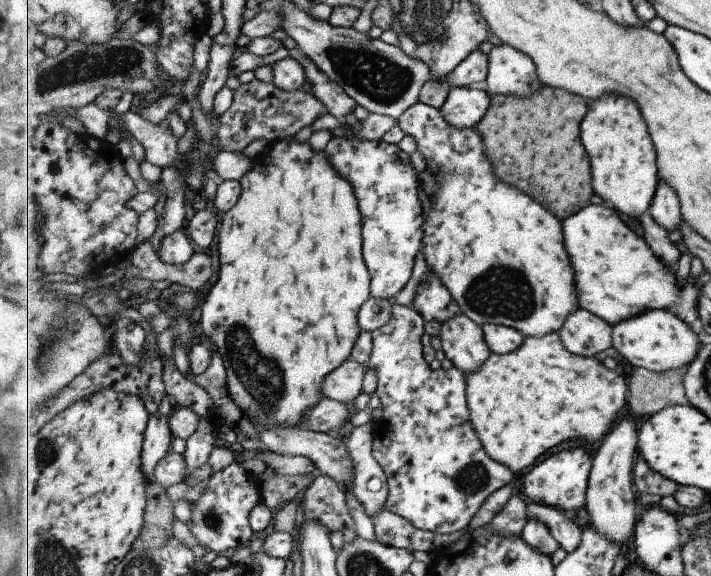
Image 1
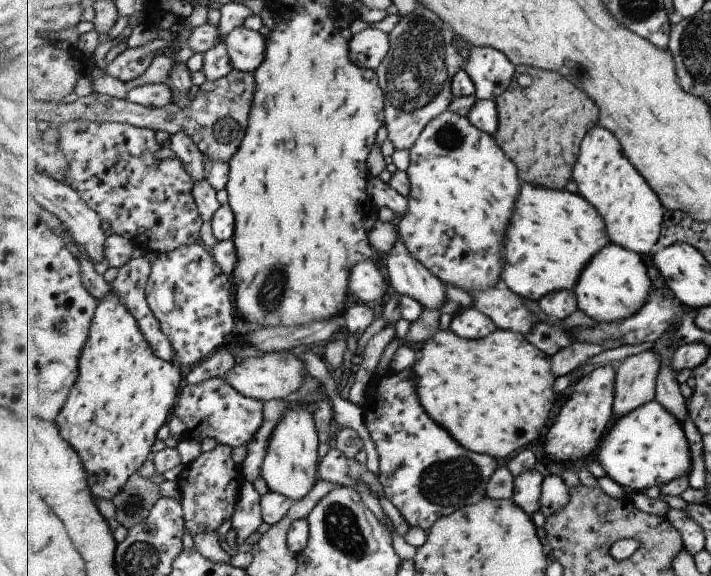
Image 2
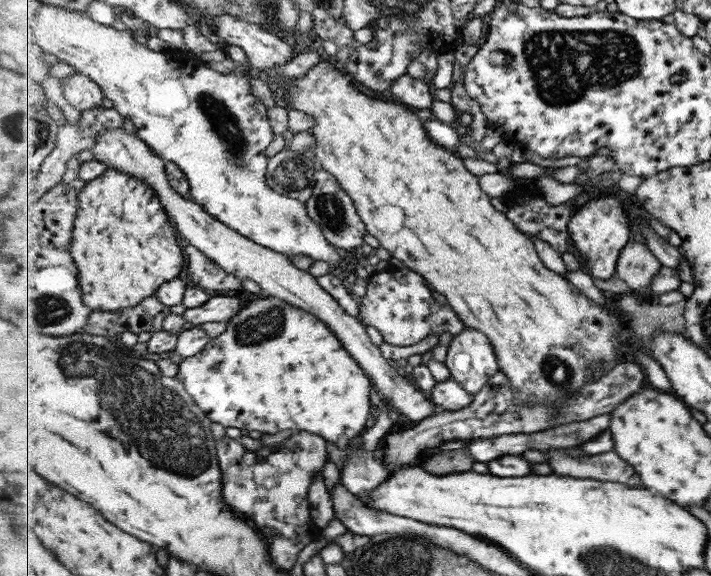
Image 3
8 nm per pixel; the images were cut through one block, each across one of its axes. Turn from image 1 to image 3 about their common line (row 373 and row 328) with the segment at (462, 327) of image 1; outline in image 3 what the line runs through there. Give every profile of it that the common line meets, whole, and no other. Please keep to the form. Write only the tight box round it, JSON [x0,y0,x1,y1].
[444,327,500,396]

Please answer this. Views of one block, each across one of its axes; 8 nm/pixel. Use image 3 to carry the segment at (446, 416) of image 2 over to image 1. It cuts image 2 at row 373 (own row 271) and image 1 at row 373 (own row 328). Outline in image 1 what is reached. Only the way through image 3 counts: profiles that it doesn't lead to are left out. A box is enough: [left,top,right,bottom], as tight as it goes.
[467,332,629,473]

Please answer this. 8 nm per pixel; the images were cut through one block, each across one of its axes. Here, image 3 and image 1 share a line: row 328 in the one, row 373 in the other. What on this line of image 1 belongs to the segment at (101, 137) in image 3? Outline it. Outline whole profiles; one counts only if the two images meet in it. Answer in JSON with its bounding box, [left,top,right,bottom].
[321,359,367,405]

